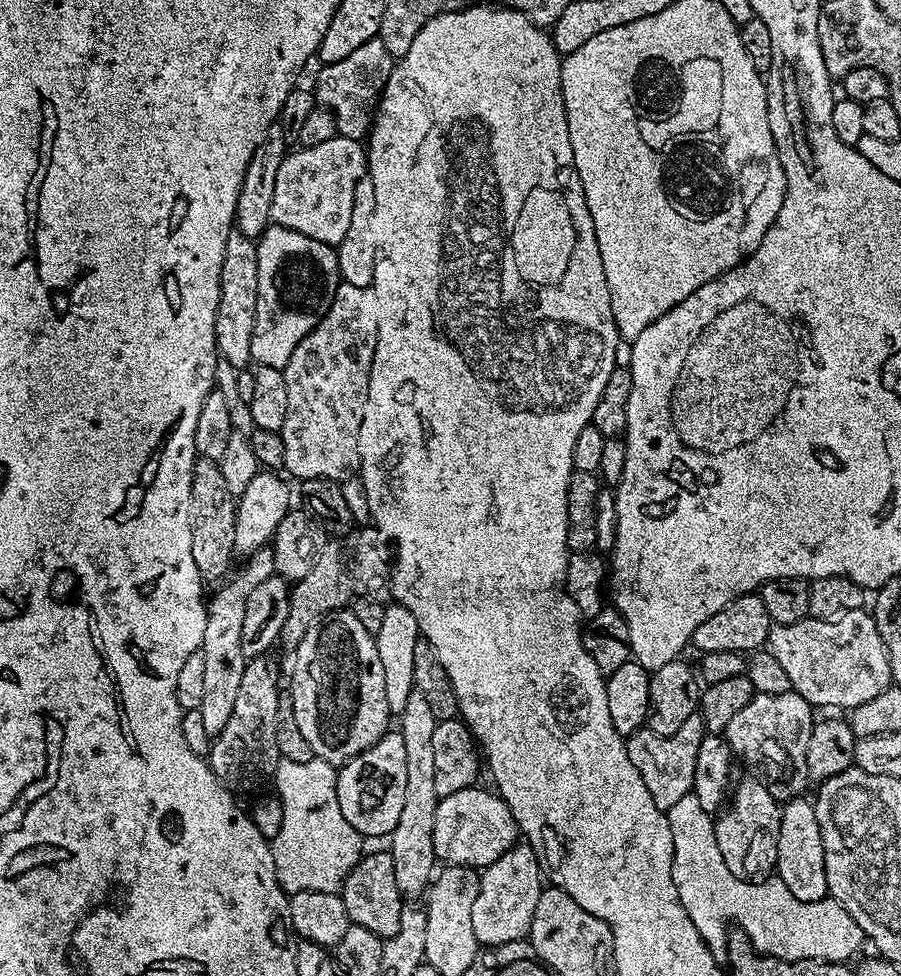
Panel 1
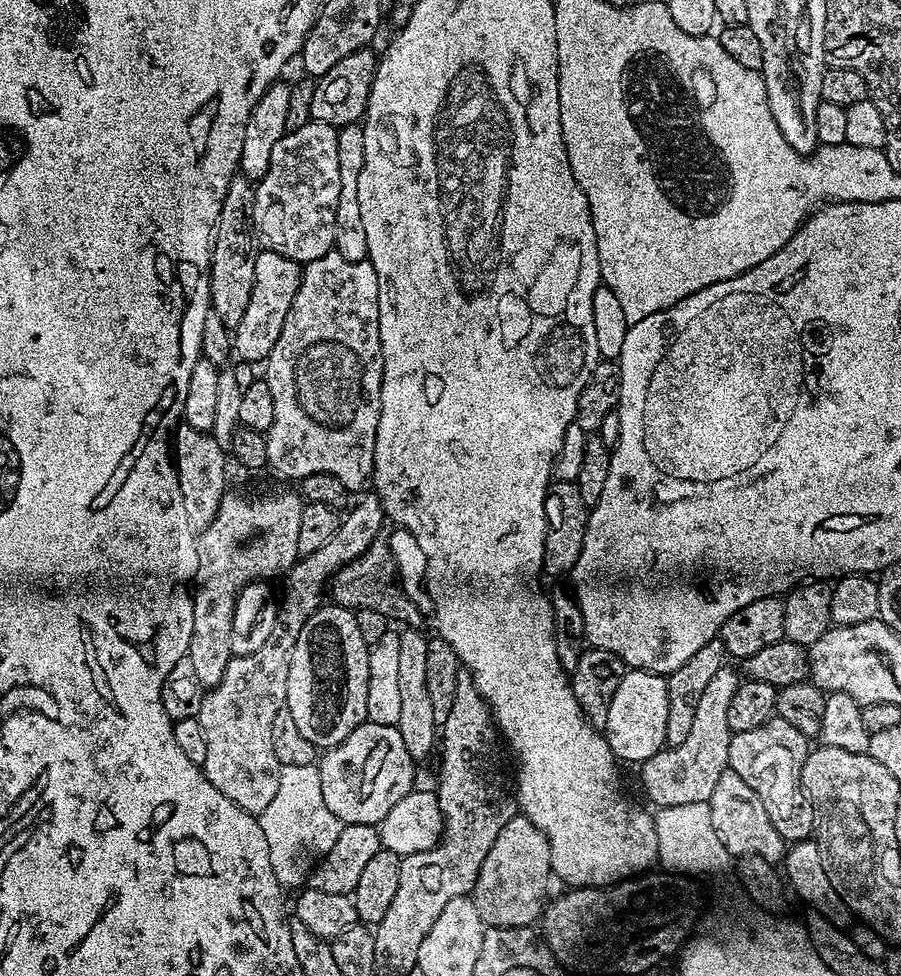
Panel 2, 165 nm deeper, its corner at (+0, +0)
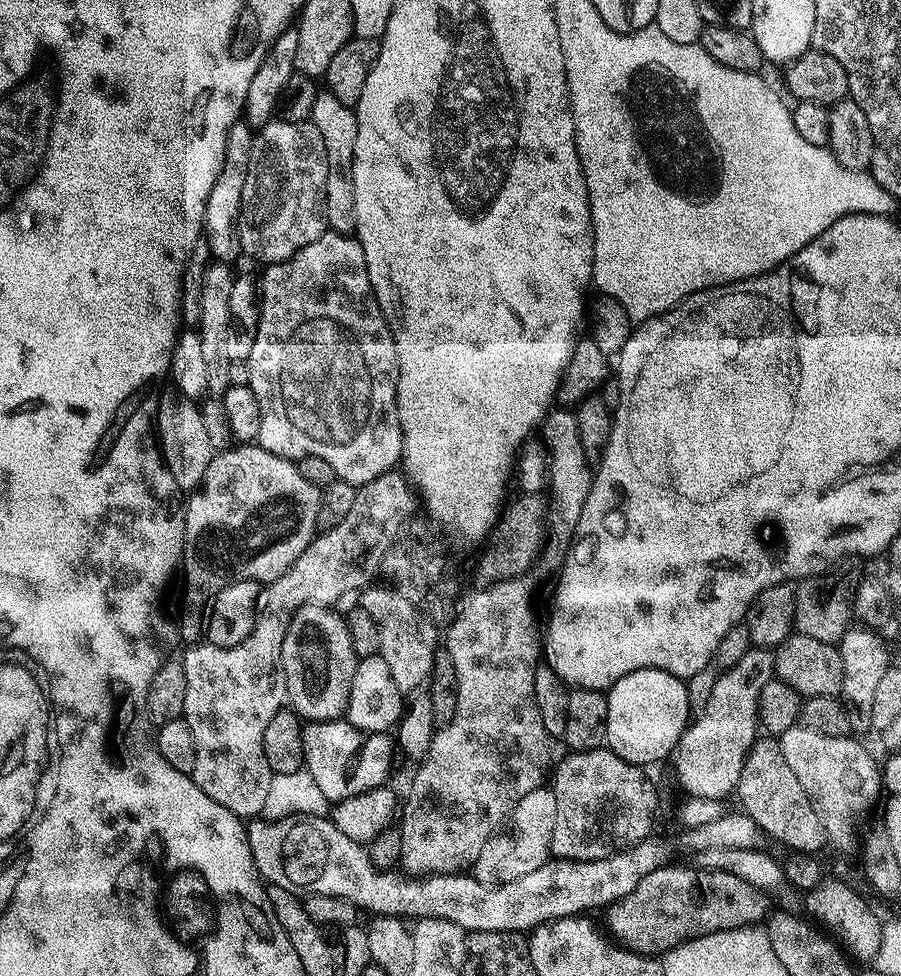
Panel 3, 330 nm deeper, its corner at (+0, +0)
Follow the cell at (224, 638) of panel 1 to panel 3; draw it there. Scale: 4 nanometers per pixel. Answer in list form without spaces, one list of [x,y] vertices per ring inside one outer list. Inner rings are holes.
[[[244,442],[239,446],[229,448],[227,452],[216,452],[213,455],[210,466],[204,475],[203,484],[189,495],[192,496],[189,500],[187,497],[184,509],[184,559],[182,561],[182,576],[184,572],[184,617],[181,618],[180,624],[178,620],[178,636],[179,639],[181,636],[185,640],[185,645],[195,645],[205,635],[206,620],[204,615],[206,609],[223,588],[234,582],[246,582],[247,580],[254,580],[261,586],[271,584],[279,576],[286,574],[286,570],[290,570],[290,566],[294,566],[294,562],[298,562],[302,550],[306,550],[306,546],[318,532],[316,523],[318,522],[318,510],[320,509],[320,494],[321,489],[314,487],[310,482],[306,482],[306,478],[302,478],[302,474],[298,474],[293,461],[282,458],[278,454],[270,454],[270,450],[261,448],[259,443]]]

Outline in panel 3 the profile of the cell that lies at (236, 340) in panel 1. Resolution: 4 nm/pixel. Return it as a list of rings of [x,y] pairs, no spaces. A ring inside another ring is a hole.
[[[238,122],[232,127],[226,138],[226,154],[222,162],[222,170],[218,174],[218,182],[214,182],[214,187],[210,190],[210,198],[206,198],[202,236],[209,253],[220,262],[233,262],[232,260],[241,259],[242,256],[238,225],[242,210],[242,190],[246,190],[246,174],[250,170],[253,139],[253,129],[249,128],[247,123]]]

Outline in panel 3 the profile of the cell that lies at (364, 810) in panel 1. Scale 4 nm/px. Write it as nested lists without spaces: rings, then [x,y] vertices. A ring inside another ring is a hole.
[[[344,718],[308,722],[303,725],[303,729],[302,746],[306,770],[312,775],[314,782],[318,782],[322,794],[326,794],[329,802],[354,798],[389,783],[388,775],[392,772],[392,740],[388,732],[363,732]]]

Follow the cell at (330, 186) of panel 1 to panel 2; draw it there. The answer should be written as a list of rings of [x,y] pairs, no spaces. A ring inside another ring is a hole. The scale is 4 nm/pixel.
[[[311,119],[306,126],[302,126],[293,132],[285,132],[282,138],[274,145],[273,152],[270,153],[270,168],[266,174],[255,185],[252,193],[252,206],[250,209],[250,223],[255,239],[261,249],[282,254],[286,258],[295,260],[301,265],[309,264],[311,260],[322,258],[326,253],[333,251],[336,246],[336,215],[338,214],[338,194],[340,193],[340,179],[338,178],[338,129],[334,126],[326,126],[326,122],[318,122]]]

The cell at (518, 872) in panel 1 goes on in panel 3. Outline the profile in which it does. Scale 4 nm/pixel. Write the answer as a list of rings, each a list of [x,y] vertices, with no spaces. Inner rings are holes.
[[[541,786],[530,790],[520,799],[512,809],[505,830],[497,831],[489,838],[486,846],[482,846],[482,854],[478,854],[474,865],[474,875],[478,882],[485,884],[504,884],[514,882],[524,874],[531,874],[534,870],[549,861],[552,846],[552,835],[556,829],[558,806],[556,796],[551,787]]]

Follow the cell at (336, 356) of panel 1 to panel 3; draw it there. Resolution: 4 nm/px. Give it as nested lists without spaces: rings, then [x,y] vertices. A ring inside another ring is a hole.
[[[325,230],[310,246],[298,250],[281,264],[270,264],[263,269],[264,277],[258,280],[258,307],[260,317],[256,323],[254,350],[250,350],[247,358],[250,378],[248,387],[254,390],[254,398],[258,398],[258,406],[262,410],[262,430],[258,441],[261,448],[270,450],[270,454],[278,454],[290,461],[298,461],[307,456],[323,458],[330,462],[338,480],[357,486],[366,482],[374,482],[382,474],[393,471],[401,463],[402,430],[398,422],[398,406],[396,405],[396,383],[398,382],[398,350],[394,346],[394,338],[390,334],[390,326],[382,314],[376,301],[374,290],[370,286],[370,274],[366,270],[366,254],[355,235]]]

